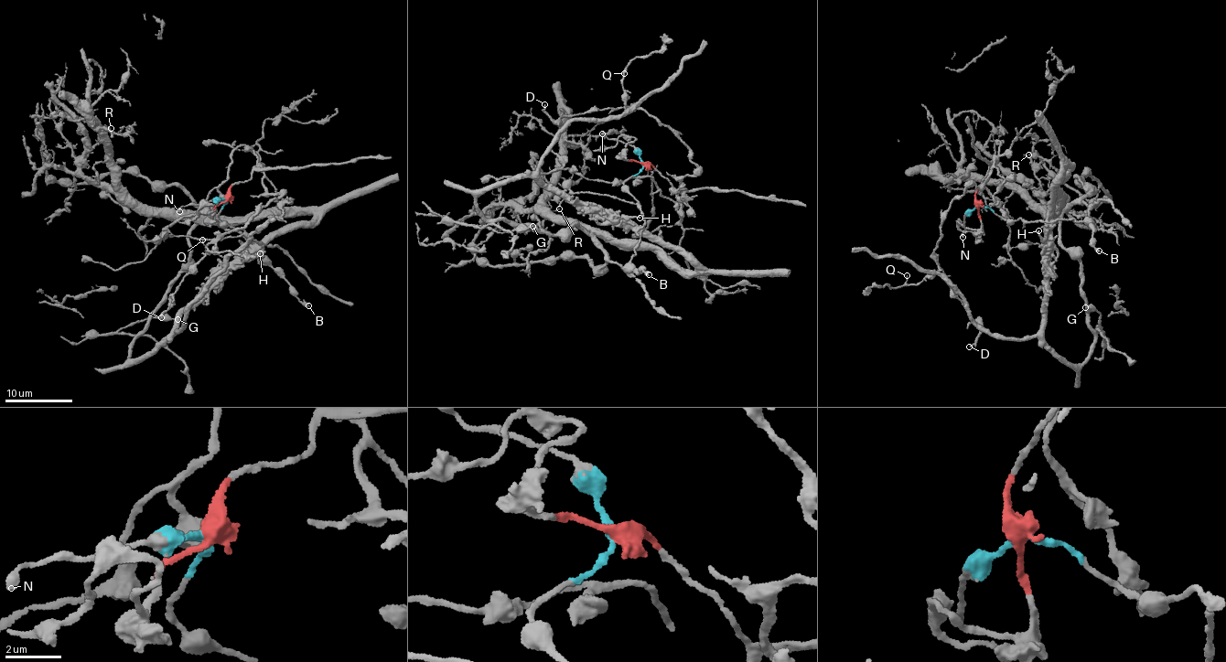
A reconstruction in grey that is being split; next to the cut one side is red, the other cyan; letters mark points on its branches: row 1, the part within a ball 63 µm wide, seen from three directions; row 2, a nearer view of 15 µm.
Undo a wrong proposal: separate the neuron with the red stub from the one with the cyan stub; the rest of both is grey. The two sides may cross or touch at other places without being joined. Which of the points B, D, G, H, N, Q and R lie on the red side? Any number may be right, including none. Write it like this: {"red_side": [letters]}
{"red_side": ["D", "Q"]}

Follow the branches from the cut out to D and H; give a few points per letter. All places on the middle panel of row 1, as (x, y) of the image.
D: (642, 164), (682, 197), (682, 176), (695, 165), (688, 147), (641, 110), (591, 109), (557, 120), (544, 103)
H: (642, 164), (637, 174), (624, 185), (641, 208), (644, 222), (641, 225), (628, 221), (633, 217), (640, 218)

